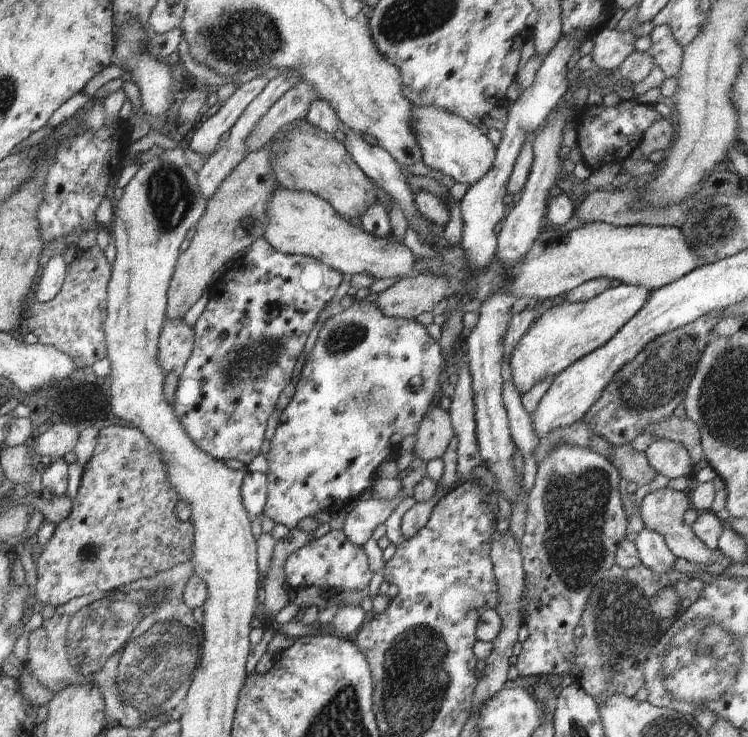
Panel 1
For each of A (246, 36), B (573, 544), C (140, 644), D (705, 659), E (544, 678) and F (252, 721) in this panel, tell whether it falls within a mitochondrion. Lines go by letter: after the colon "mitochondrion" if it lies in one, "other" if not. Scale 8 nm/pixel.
A: mitochondrion
B: mitochondrion
C: mitochondrion
D: mitochondrion
E: other
F: other

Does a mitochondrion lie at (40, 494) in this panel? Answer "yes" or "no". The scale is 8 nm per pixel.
no

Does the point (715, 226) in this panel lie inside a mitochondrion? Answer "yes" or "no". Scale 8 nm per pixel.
yes

